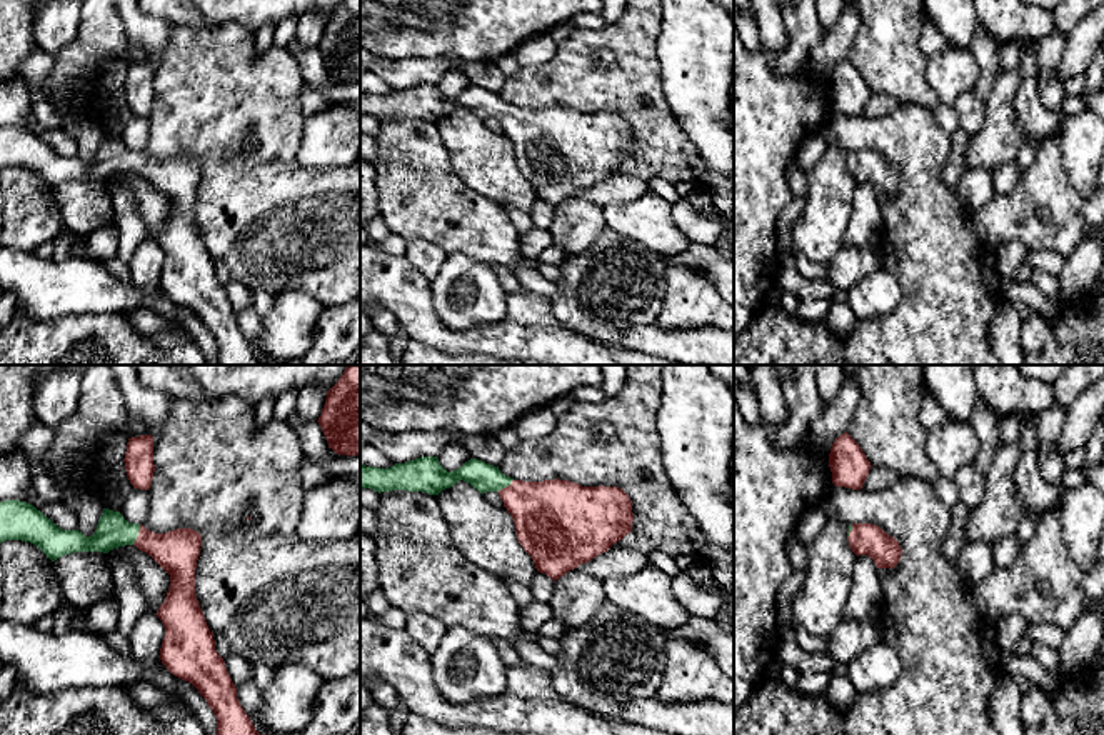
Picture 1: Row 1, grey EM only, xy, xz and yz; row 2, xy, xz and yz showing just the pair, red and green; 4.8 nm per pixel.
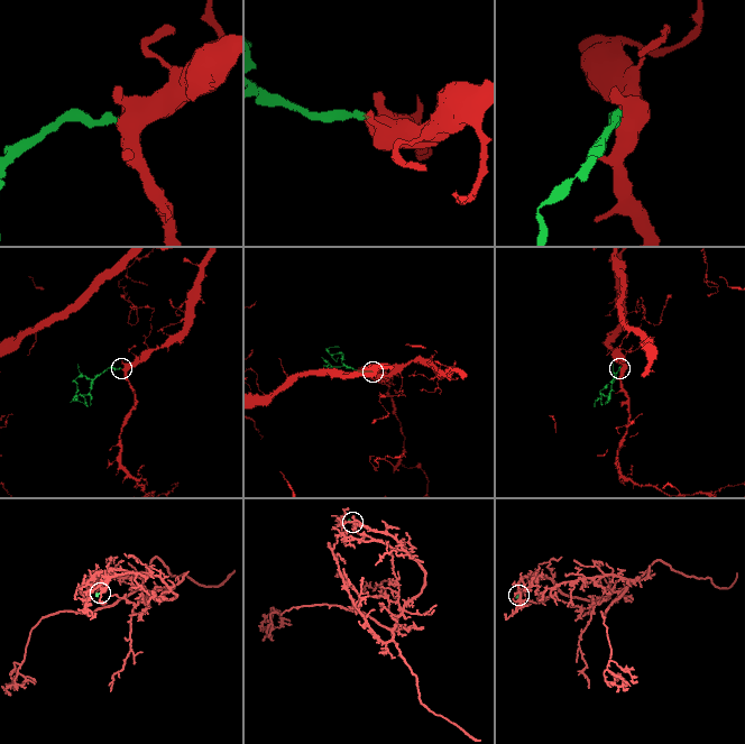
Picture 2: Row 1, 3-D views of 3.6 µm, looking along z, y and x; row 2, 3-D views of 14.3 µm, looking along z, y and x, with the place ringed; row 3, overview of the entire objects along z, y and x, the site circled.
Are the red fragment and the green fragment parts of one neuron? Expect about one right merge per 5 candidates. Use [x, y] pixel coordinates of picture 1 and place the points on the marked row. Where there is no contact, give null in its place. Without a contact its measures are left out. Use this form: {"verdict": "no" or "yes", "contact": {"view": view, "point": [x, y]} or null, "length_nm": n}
{"verdict": "yes", "contact": {"view": "xy", "point": [139, 535]}, "length_nm": 100}

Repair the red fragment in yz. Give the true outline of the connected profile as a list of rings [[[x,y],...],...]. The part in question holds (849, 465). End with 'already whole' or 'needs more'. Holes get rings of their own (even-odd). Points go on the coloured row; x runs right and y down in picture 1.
[[[846,432],[832,443],[829,467],[836,487],[861,490],[872,465],[859,443]]] | already whole

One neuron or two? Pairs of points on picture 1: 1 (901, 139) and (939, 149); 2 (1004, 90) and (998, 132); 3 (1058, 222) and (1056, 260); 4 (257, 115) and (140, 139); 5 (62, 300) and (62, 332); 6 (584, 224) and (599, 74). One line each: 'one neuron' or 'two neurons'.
1: one neuron
2: one neuron
3: two neurons
4: two neurons
5: two neurons
6: one neuron

